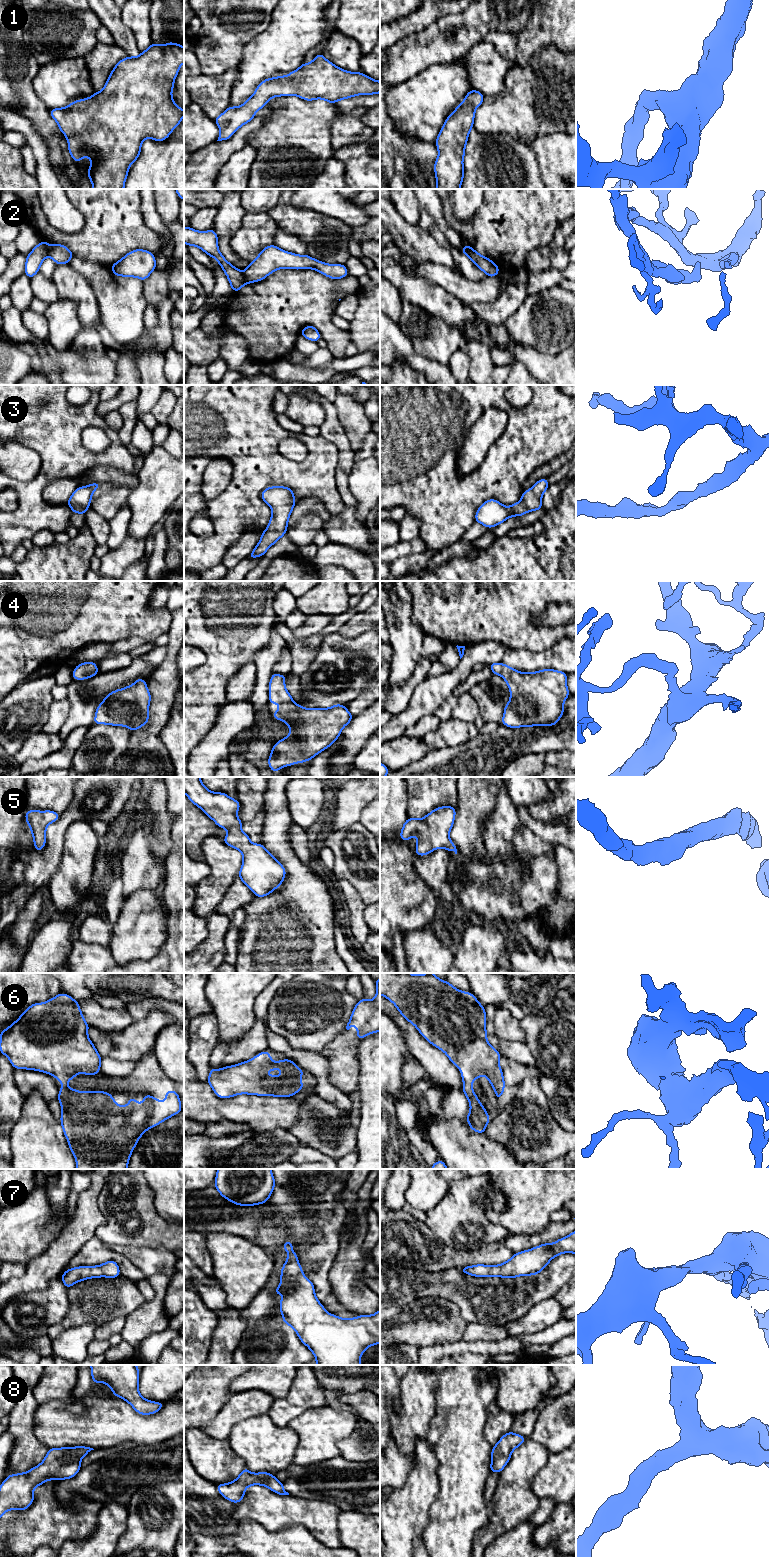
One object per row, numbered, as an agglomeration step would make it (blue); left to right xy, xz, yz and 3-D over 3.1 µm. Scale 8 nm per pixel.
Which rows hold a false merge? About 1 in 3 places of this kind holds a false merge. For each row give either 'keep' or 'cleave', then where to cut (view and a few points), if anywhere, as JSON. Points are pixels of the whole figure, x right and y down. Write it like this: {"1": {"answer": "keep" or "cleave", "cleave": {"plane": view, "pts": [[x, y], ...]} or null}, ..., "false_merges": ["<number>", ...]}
{"1": {"answer": "keep", "cleave": null}, "2": {"answer": "cleave", "cleave": {"plane": "xy", "pts": [[49, 245], [47, 255]]}}, "3": {"answer": "keep", "cleave": null}, "4": {"answer": "keep", "cleave": null}, "5": {"answer": "keep", "cleave": null}, "6": {"answer": "keep", "cleave": null}, "7": {"answer": "keep", "cleave": null}, "8": {"answer": "keep", "cleave": null}, "false_merges": ["2"]}

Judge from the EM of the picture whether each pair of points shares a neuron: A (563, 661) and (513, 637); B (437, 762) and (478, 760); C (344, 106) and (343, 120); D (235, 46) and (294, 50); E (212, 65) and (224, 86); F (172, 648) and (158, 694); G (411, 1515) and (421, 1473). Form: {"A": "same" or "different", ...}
{"A": "different", "B": "same", "C": "different", "D": "different", "E": "different", "F": "same", "G": "same"}

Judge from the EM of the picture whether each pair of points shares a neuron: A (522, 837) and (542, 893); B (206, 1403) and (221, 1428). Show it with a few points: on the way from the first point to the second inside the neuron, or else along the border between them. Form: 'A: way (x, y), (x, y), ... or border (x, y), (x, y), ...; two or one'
A: border (517, 849), (521, 857), (536, 857), (552, 851); two
B: border (229, 1397), (218, 1413), (201, 1429); two

